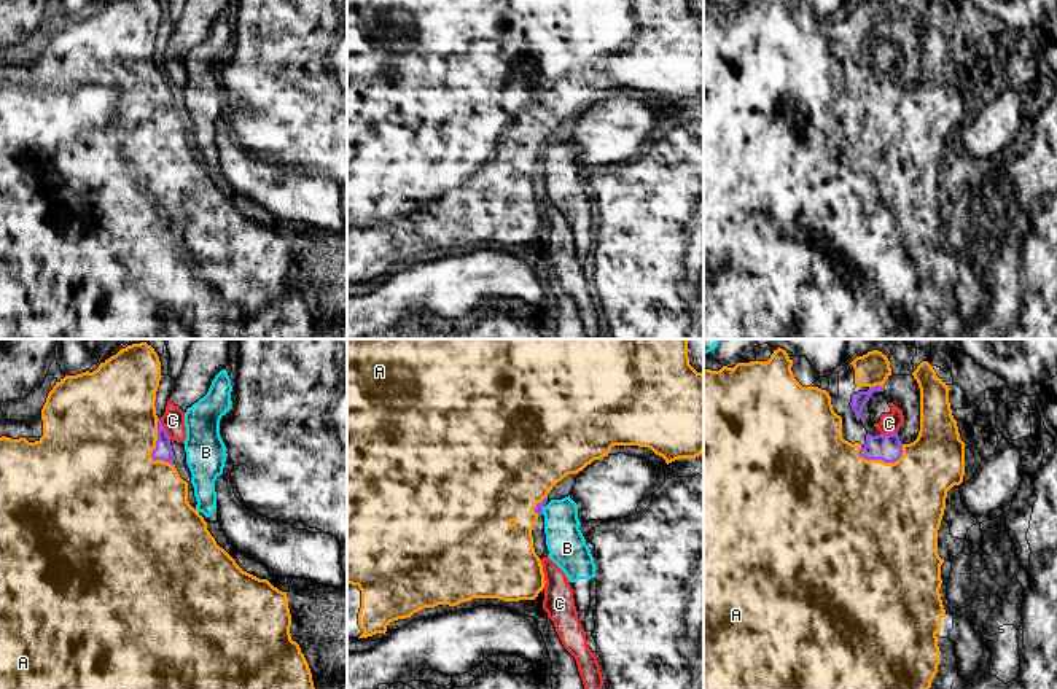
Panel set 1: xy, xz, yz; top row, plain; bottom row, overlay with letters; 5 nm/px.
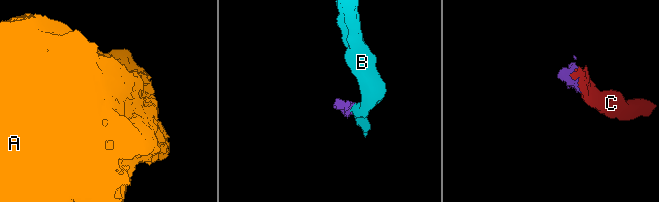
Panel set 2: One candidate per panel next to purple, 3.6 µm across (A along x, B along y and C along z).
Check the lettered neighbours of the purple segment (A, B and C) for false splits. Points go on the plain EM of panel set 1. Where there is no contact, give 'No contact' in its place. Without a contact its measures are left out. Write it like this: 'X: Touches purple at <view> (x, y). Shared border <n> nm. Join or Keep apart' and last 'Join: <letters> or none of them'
A: Touches purple at yz (884, 104). Shared border 240 nm. Join
B: Touches purple at xz (542, 153). Shared border 50 nm. Keep apart
C: Touches purple at xy (163, 72). Shared border 120 nm. Keep apart
Join: A

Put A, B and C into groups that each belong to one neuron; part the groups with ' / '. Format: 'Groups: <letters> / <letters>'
Groups: A / B / C

